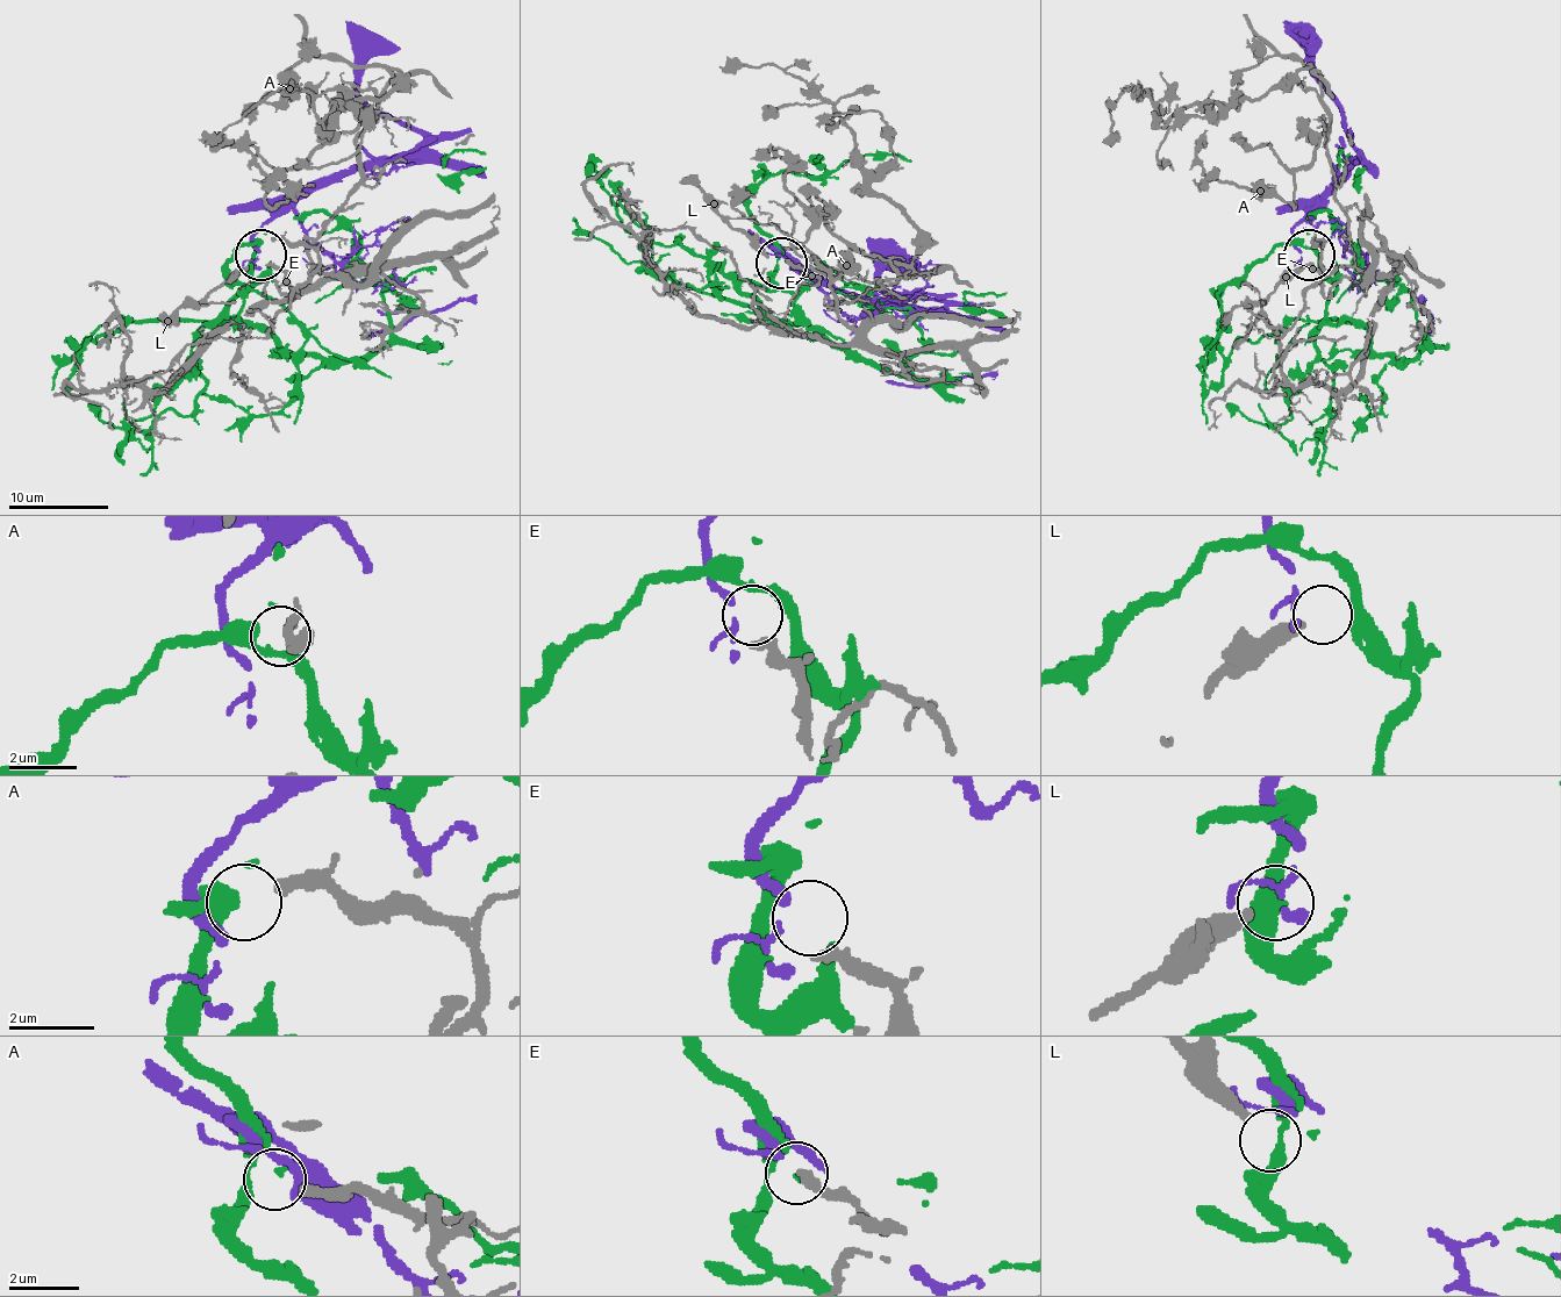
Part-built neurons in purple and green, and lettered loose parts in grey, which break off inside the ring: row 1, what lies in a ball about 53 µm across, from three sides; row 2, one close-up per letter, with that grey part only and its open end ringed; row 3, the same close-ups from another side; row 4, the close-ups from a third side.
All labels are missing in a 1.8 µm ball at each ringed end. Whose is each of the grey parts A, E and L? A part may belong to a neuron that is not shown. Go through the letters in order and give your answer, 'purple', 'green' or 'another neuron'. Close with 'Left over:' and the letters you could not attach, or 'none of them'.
A: another neuron
E: purple
L: green
Left over: A

